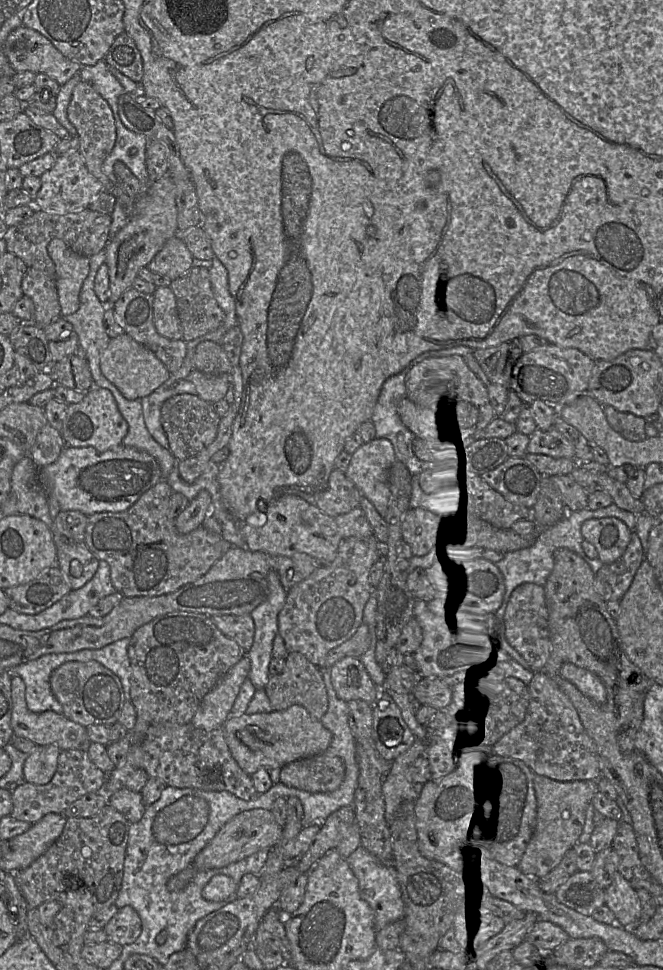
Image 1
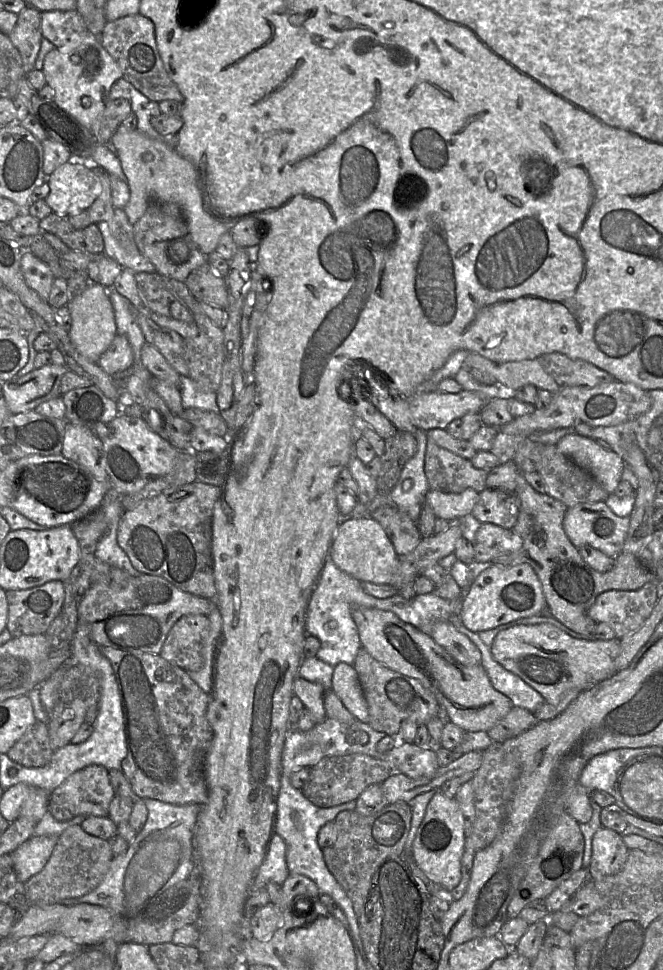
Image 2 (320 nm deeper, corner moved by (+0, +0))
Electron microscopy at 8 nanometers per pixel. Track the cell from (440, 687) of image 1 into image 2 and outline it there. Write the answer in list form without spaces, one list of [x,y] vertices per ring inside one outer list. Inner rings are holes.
[[[513,706],[510,712],[494,727],[487,731],[489,738],[495,743],[504,743],[517,737],[537,724],[533,712]]]

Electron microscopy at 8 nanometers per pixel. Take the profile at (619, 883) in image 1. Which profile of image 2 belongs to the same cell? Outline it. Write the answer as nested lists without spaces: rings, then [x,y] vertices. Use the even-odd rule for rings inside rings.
[[[601,826],[592,839],[591,878],[602,879],[619,873],[627,858],[628,848],[622,834]]]

